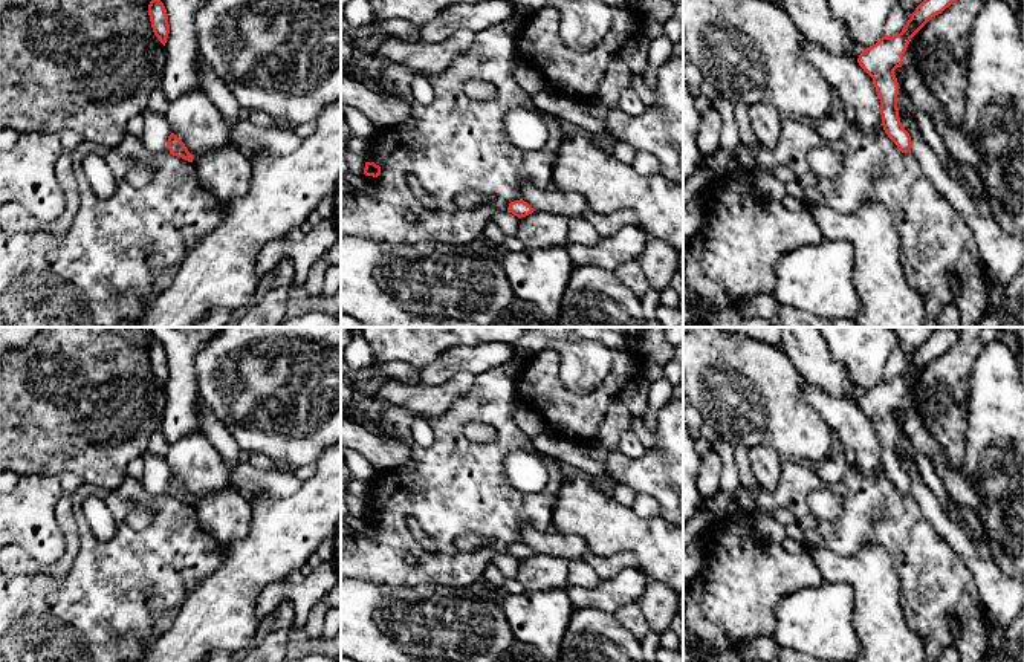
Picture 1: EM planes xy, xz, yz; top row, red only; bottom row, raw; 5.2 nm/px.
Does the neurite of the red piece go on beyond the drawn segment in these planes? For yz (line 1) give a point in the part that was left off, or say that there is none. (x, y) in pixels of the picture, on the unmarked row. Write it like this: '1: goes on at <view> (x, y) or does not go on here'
1: does not go on here

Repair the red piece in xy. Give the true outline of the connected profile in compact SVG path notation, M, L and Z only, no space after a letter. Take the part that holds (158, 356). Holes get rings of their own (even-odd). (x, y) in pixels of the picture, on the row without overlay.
M153 341L148 347L148 358L151 364L151 370L157 382L165 388L170 367L168 367L168 356L164 346L159 341Z

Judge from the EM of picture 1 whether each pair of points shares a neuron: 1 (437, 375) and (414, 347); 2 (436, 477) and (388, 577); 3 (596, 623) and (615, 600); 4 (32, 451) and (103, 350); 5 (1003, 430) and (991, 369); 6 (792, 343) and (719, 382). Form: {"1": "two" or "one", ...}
{"1": "two", "2": "one", "3": "two", "4": "one", "5": "one", "6": "two"}

